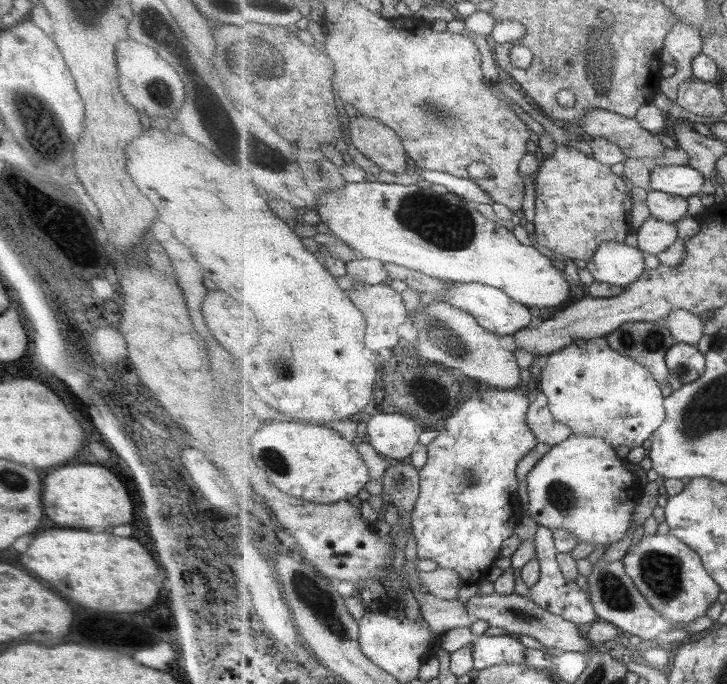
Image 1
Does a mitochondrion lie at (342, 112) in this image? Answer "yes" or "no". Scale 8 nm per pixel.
no

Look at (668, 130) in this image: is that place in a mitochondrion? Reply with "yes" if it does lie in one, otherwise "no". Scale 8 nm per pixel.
no

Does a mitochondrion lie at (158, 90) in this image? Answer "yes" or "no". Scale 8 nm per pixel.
yes

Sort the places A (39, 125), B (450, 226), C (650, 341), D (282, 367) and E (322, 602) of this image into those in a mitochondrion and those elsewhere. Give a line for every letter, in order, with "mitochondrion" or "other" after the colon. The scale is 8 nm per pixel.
A: mitochondrion
B: mitochondrion
C: mitochondrion
D: mitochondrion
E: mitochondrion

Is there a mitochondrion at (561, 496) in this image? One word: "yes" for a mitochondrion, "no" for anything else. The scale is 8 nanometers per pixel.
yes

